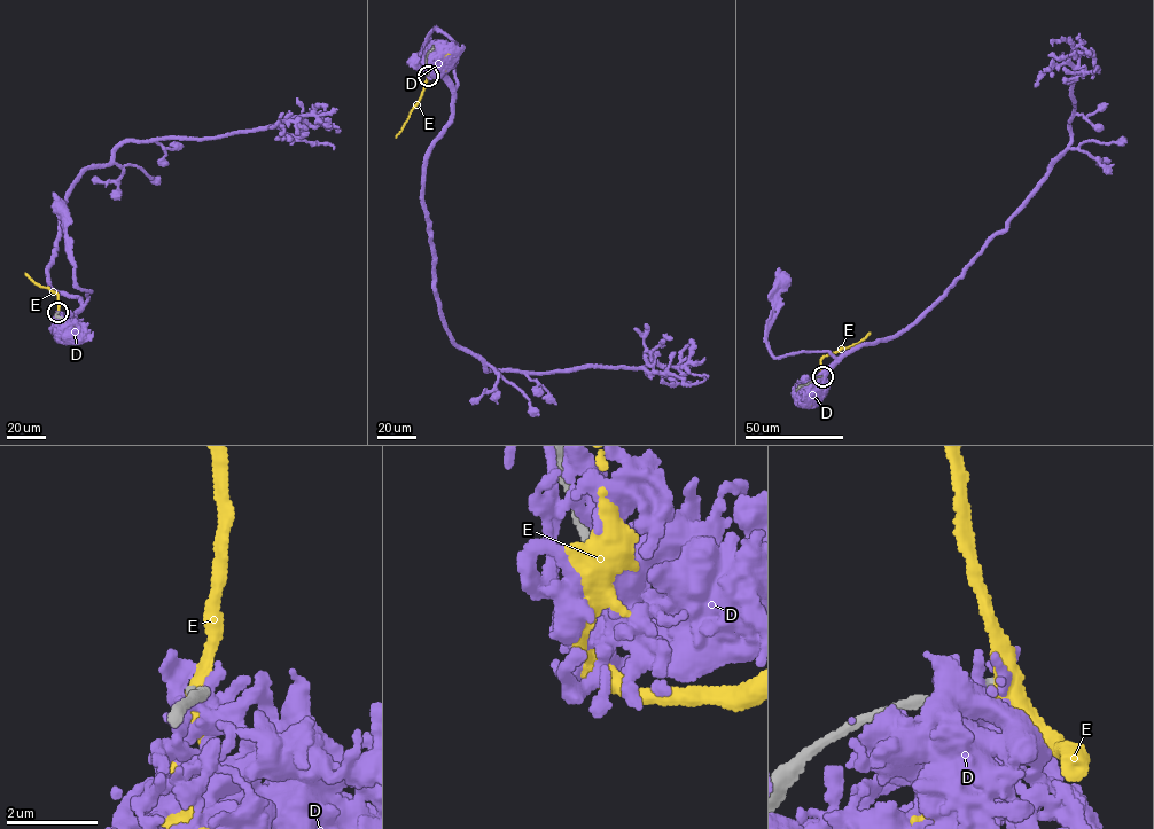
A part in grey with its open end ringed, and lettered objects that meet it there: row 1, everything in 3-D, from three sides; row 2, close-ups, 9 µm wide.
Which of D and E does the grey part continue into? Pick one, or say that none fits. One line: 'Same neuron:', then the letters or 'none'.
Same neuron: none

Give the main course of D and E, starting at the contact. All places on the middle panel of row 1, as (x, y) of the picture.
D: (429, 75), (439, 75), (454, 90), (457, 45), (436, 28), (416, 57)
E: (428, 76), (421, 95), (396, 138)

